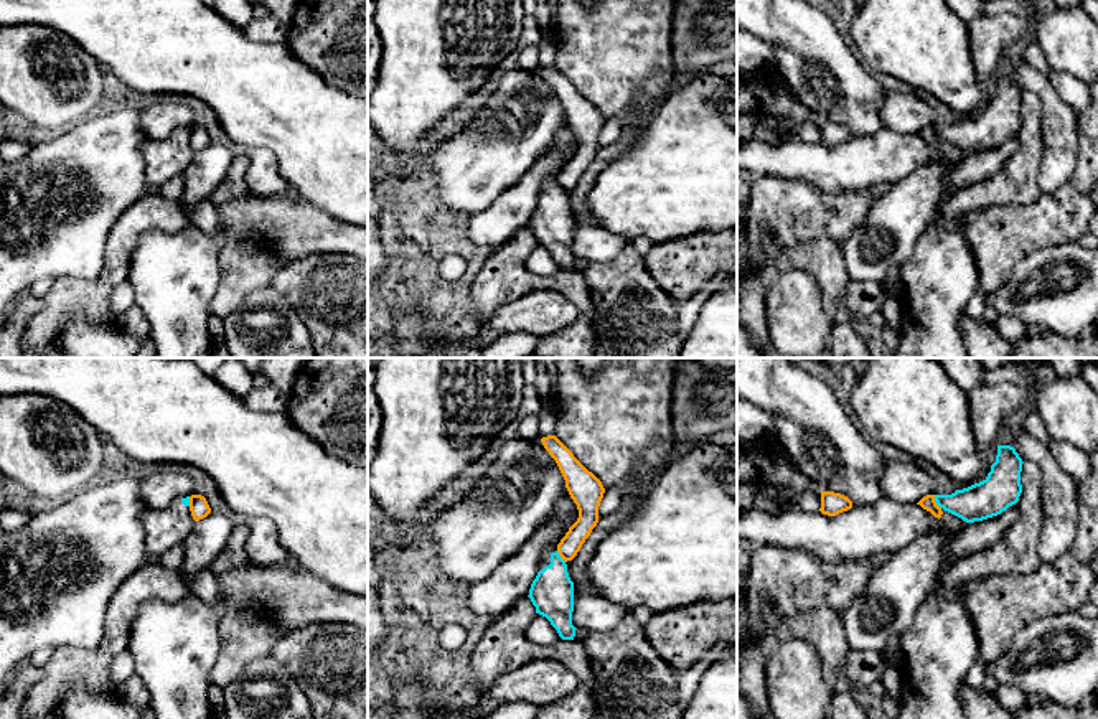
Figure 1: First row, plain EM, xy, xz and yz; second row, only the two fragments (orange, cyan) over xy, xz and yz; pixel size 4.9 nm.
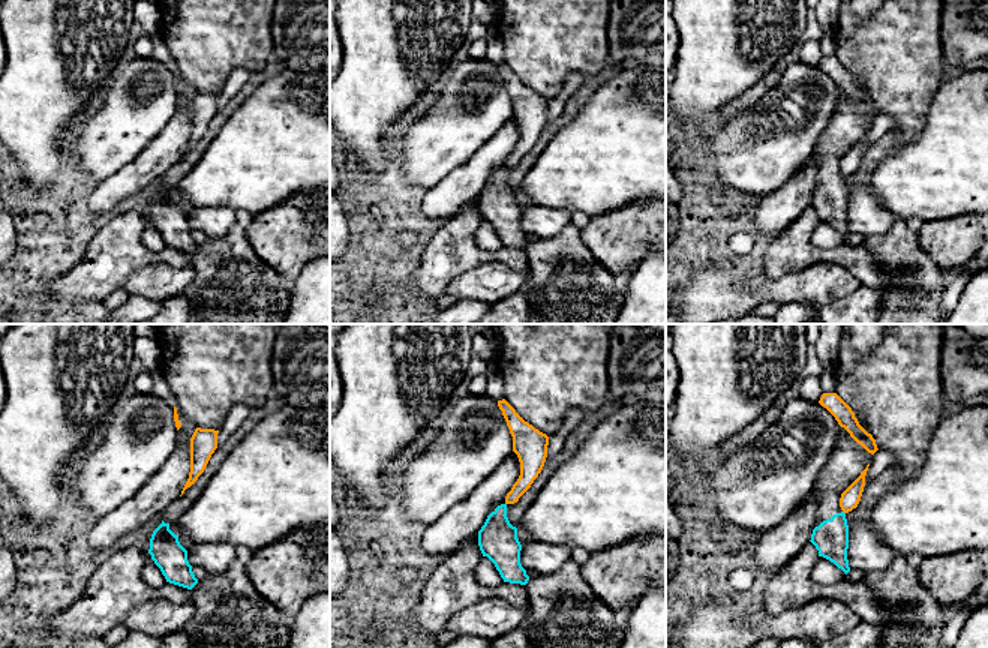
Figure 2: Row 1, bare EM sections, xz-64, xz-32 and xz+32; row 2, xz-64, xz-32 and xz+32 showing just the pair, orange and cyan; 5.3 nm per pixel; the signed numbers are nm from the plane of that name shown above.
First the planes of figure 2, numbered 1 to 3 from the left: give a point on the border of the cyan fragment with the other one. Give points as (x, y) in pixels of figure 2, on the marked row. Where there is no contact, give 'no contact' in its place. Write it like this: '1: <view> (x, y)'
1: no contact
2: no contact
3: no contact

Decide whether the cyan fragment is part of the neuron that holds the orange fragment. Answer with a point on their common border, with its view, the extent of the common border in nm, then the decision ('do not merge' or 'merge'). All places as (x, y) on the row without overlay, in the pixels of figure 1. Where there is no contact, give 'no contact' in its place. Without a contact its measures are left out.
contact yz (935, 132); length 80 nm; do not merge

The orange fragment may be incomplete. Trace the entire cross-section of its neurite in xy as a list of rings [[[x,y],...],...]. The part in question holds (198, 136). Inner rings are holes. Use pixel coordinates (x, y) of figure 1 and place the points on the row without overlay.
[[[191,125],[190,127],[190,142],[195,152],[206,148],[211,143],[211,139],[204,127]]]

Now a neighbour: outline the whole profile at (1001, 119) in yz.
[[[997,76],[996,92],[983,112],[951,125],[935,125],[935,132],[966,153],[997,147],[1019,132],[1022,94],[1014,78]]]

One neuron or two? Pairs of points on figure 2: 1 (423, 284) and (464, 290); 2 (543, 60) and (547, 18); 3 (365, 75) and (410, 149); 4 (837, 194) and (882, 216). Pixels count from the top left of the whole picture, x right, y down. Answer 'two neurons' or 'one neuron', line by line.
1: two neurons
2: one neuron
3: two neurons
4: two neurons

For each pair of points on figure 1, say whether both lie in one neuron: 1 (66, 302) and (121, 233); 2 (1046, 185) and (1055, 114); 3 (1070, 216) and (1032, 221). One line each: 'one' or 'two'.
1: one
2: one
3: one

